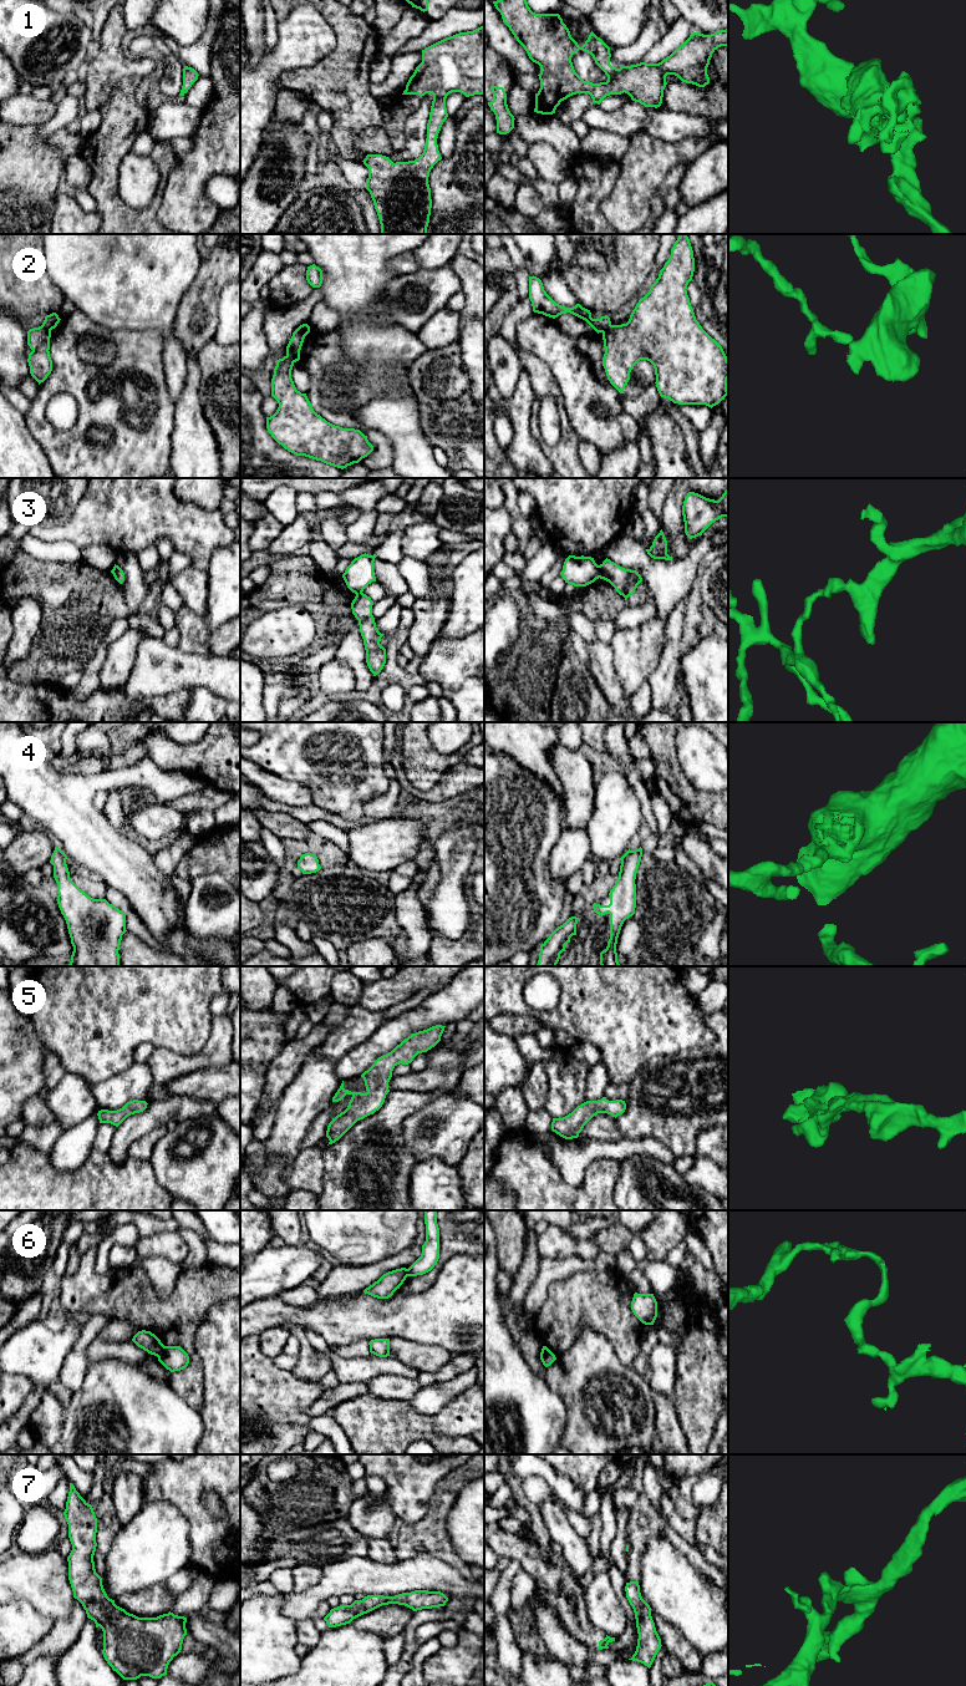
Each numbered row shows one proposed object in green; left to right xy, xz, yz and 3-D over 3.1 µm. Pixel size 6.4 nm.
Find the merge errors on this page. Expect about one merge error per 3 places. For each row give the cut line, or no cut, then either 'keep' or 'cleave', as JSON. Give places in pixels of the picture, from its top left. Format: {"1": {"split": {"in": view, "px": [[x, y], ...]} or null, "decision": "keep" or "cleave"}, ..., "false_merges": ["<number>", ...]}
{"1": {"split": null, "decision": "keep"}, "2": {"split": {"in": "xy", "px": [[42, 324], [50, 330]]}, "decision": "cleave"}, "3": {"split": {"in": "yz", "px": [[598, 565], [599, 577]]}, "decision": "cleave"}, "4": {"split": null, "decision": "keep"}, "5": {"split": null, "decision": "keep"}, "6": {"split": {"in": "xy", "px": [[166, 1346], [158, 1357]]}, "decision": "cleave"}, "7": {"split": null, "decision": "keep"}, "false_merges": ["2", "3", "6"]}

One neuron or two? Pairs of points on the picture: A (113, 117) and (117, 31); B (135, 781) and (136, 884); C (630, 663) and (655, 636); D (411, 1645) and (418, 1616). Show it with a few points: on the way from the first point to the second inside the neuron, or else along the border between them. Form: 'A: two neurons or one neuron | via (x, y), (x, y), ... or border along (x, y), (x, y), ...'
A: two neurons | border along (131, 77), (123, 77), (98, 107)
B: one neuron | via (101, 782), (87, 795), (87, 829), (108, 851)
C: one neuron | via (636, 656), (649, 643)
D: one neuron | via (411, 1638), (411, 1626), (413, 1624)

